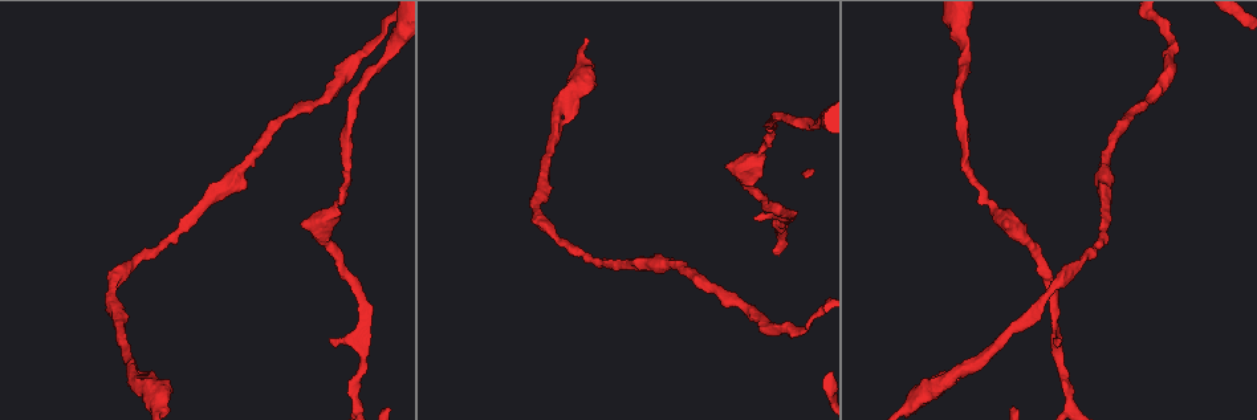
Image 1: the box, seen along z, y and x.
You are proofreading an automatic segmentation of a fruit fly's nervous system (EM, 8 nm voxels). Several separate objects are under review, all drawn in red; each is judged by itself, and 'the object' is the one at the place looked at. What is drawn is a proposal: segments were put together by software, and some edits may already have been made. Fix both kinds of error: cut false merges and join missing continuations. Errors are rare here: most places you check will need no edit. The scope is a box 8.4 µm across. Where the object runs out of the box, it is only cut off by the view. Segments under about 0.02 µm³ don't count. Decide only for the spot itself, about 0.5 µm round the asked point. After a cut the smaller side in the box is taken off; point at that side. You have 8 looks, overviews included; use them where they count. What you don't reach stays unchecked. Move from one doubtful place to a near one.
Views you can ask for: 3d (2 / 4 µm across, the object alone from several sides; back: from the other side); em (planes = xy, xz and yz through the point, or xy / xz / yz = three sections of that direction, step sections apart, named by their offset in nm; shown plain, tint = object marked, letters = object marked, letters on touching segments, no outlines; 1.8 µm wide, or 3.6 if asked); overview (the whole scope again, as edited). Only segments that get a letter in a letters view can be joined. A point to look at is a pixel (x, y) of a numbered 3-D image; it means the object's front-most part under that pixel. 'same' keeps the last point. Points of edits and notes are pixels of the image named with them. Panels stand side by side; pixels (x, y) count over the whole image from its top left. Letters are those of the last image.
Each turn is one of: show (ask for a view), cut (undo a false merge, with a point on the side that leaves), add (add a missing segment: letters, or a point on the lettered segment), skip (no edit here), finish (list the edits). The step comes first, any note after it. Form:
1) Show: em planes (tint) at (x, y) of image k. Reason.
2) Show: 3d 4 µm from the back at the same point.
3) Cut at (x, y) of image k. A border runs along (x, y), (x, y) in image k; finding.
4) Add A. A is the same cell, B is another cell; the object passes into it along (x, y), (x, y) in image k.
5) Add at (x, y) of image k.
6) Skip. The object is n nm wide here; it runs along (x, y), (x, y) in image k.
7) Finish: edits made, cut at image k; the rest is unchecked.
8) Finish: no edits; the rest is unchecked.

Show: em planes (letters) at (755, 217) of image 1. Branch stops here.

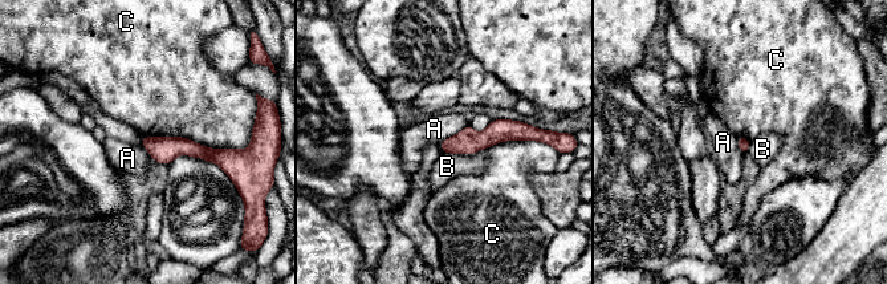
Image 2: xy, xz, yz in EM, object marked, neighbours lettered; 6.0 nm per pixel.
Skip. A, B and C are other cells; it runs along (146, 140), (226, 158) in image 2; no lettered segment goes on from it.

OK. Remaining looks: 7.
Show: em 3.6 µm xy step 8 (plain) at (1049, 290) of image 1. A narrow waist.

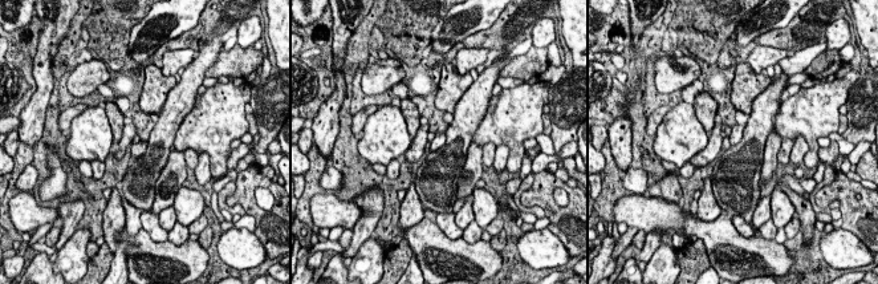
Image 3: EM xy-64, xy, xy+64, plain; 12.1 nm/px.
Show: em 3.6 µm xy step 8 (letters) at the same point. See the neighbours.

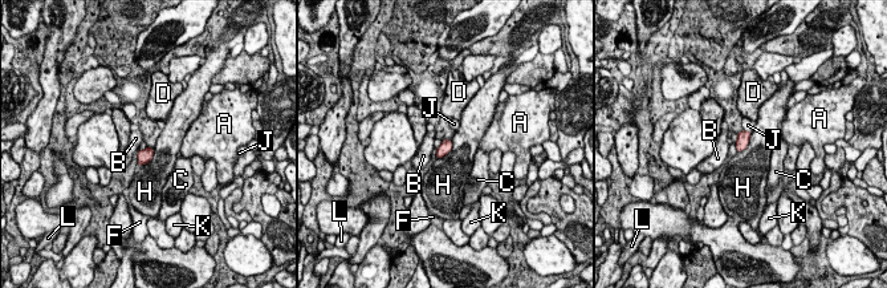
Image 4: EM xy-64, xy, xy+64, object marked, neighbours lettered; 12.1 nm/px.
Skip. A, B, C, D, F, H, J, K and L are other cells; a border runs along (451, 140), (451, 149), (436, 158) in image 4; one cell here.

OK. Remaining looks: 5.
Show: em planes (letters) at (955, 374) of image 1. Thick turns thin.

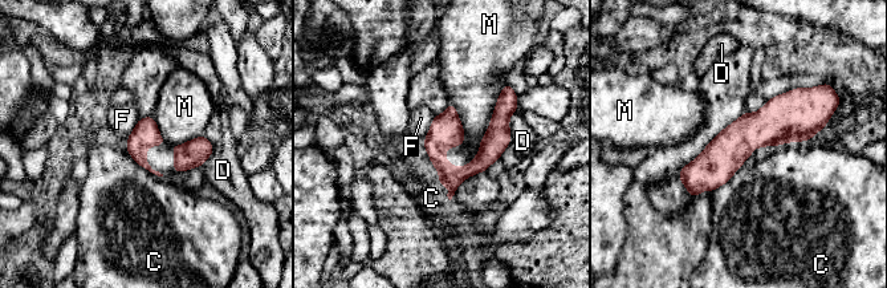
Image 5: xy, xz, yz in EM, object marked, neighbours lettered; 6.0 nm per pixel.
Skip. The longest contact is with M, 480 nm; C, D, F and M are other cells; a border runs along (435, 116), (427, 136), (422, 141) in image 5; all the same cell.

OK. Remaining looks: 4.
Finish: no edits; the rest is unchecked.

